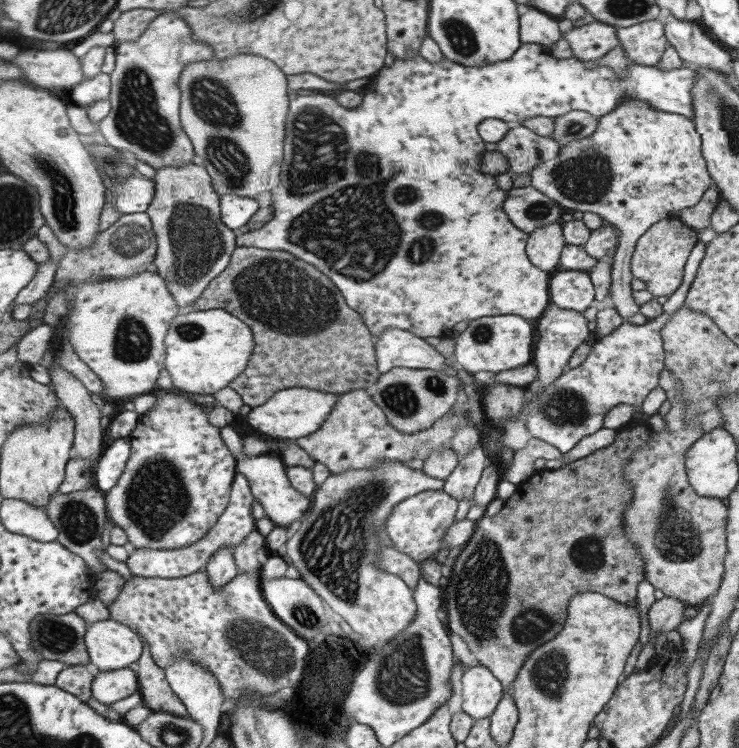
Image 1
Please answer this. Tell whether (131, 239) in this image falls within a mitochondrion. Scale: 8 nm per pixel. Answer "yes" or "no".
yes

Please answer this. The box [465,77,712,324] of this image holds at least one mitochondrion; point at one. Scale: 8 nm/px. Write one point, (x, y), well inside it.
(587, 178)

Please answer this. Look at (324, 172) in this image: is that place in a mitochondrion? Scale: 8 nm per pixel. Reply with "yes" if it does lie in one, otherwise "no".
yes

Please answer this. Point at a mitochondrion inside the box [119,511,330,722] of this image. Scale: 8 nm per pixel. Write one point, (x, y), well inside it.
(271, 654)

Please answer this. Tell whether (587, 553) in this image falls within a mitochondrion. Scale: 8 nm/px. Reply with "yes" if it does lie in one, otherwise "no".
yes

